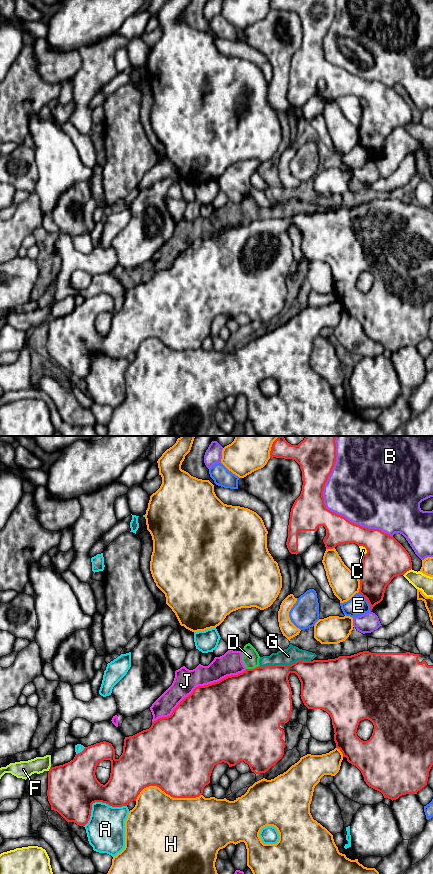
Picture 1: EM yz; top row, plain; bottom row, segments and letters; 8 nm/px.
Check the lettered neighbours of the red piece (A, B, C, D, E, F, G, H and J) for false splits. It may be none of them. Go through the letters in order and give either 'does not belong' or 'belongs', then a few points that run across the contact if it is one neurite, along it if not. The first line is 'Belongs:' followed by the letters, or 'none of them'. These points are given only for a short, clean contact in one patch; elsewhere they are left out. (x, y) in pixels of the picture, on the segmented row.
Belongs: none of them
A: does not belong
B: does not belong
C: does not belong
D: does not belong; line yz (259, 665), (246, 669)
E: does not belong
F: does not belong
G: does not belong
H: does not belong
J: does not belong

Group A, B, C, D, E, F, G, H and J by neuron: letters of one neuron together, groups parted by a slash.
A / B / C / D G J / E / F / H

